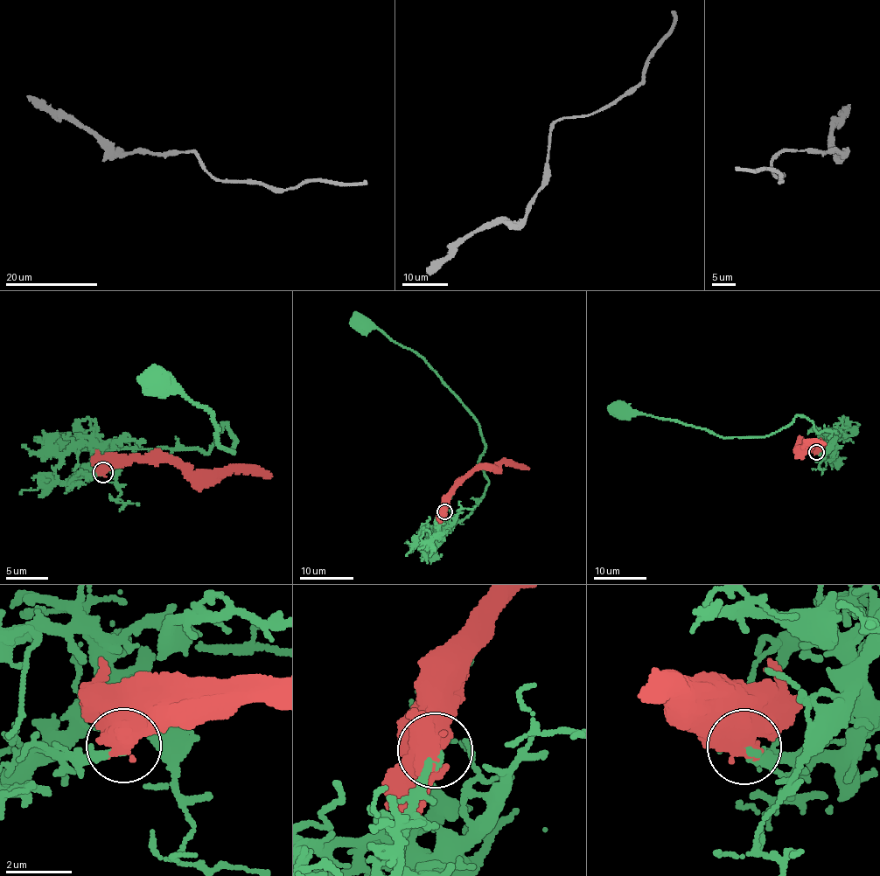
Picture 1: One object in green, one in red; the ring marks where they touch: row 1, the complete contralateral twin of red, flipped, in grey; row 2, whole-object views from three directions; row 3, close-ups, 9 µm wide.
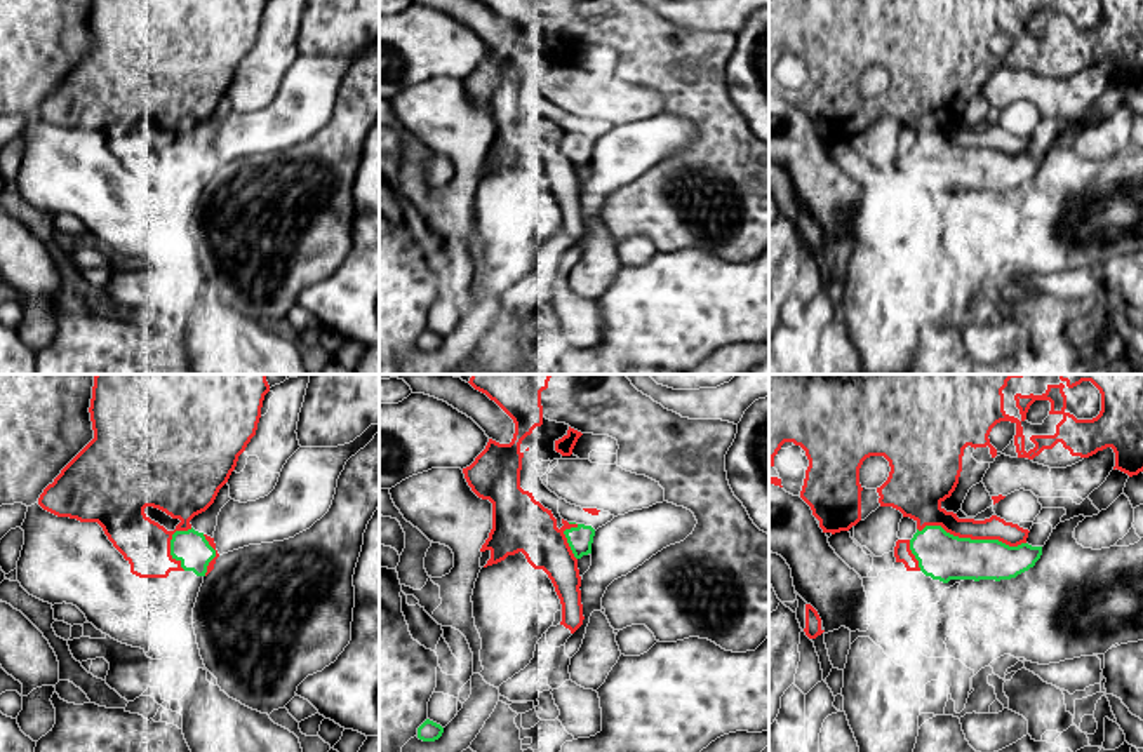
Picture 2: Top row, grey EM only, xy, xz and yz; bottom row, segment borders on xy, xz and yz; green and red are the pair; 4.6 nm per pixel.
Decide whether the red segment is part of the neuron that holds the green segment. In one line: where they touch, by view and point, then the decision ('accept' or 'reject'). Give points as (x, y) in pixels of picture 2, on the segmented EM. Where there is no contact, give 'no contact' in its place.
yz (969, 538) | reject

